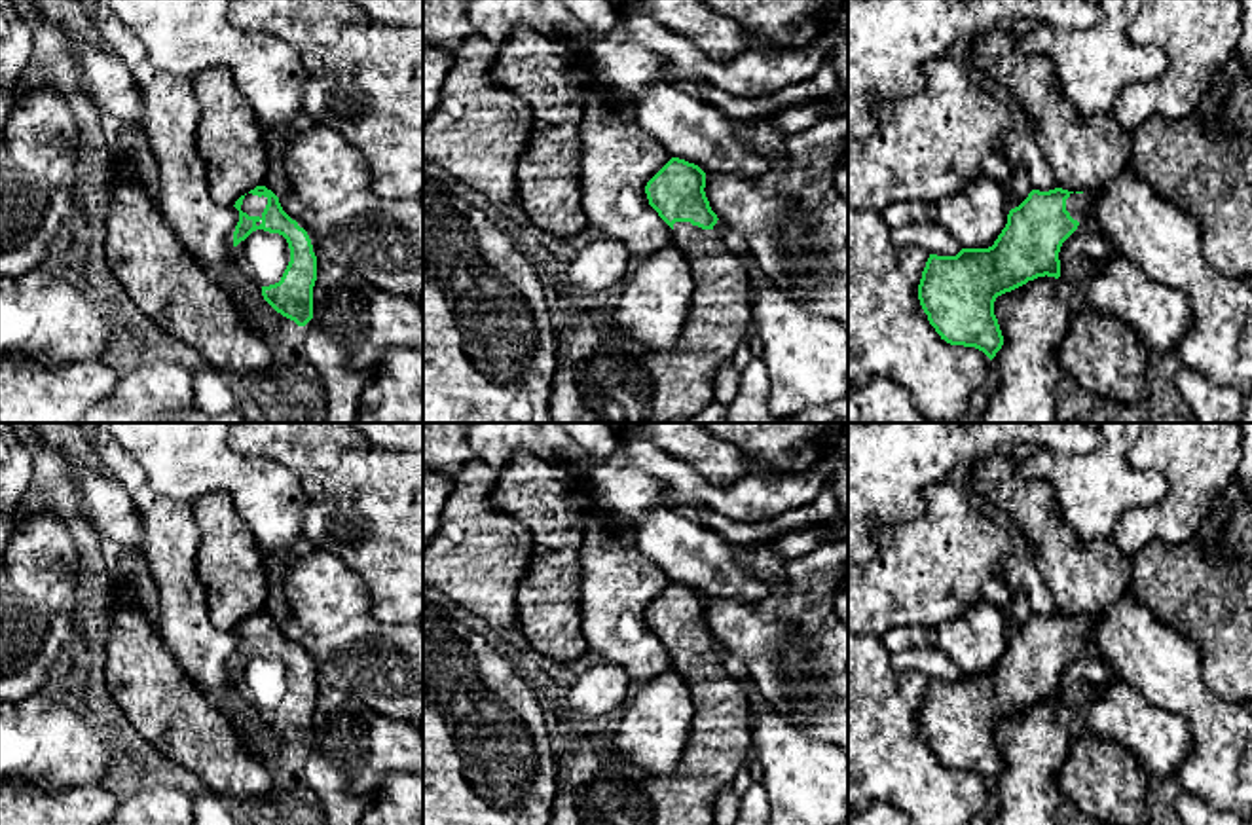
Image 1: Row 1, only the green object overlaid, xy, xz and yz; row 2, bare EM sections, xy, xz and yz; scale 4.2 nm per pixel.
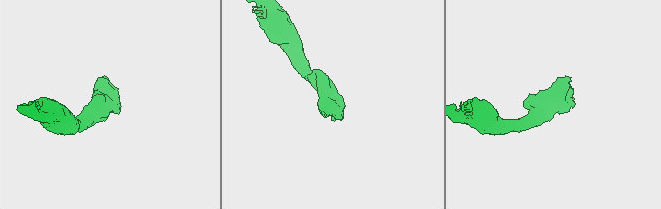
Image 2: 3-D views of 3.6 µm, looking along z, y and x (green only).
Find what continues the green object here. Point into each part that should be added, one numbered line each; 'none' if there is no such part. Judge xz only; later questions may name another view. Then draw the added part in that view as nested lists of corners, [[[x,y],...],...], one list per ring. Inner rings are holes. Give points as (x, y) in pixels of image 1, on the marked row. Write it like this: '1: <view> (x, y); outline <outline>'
1: xz (602, 374); outline [[[675,222],[673,229],[694,239],[683,247],[692,267],[694,296],[681,336],[670,349],[651,349],[615,324],[611,307],[562,317],[548,400],[550,423],[689,423],[713,402],[717,370],[730,362],[734,349],[751,332],[755,273],[713,229],[690,222]]]

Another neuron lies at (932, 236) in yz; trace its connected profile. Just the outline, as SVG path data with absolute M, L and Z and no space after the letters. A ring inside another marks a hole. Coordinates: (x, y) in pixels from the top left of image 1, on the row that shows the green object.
M935 220L905 224L890 229L895 247L916 245L937 256L956 256L960 243Z

